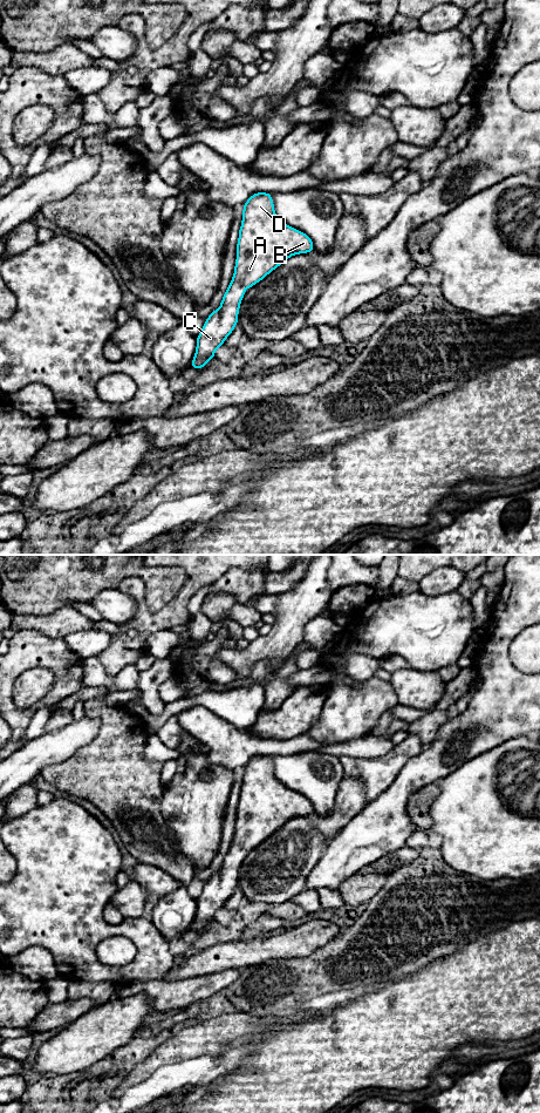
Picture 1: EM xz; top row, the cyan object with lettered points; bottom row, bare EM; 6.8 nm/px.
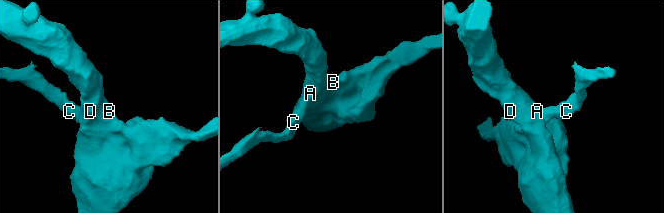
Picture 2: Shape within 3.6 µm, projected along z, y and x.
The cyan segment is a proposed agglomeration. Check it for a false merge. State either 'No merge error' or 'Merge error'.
No merge error

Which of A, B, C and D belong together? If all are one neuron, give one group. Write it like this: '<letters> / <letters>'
A B C D

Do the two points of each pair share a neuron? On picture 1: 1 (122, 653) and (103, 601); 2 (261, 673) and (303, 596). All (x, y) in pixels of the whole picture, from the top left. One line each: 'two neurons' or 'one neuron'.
1: two neurons
2: two neurons

